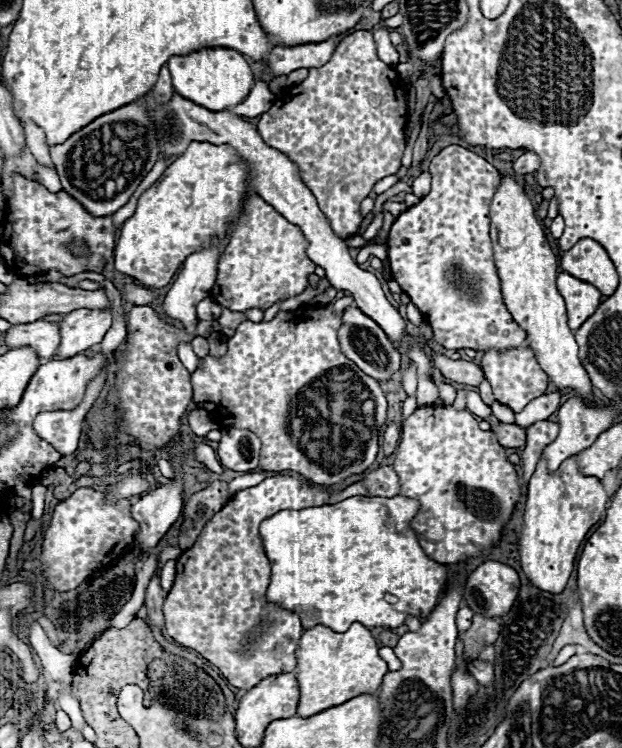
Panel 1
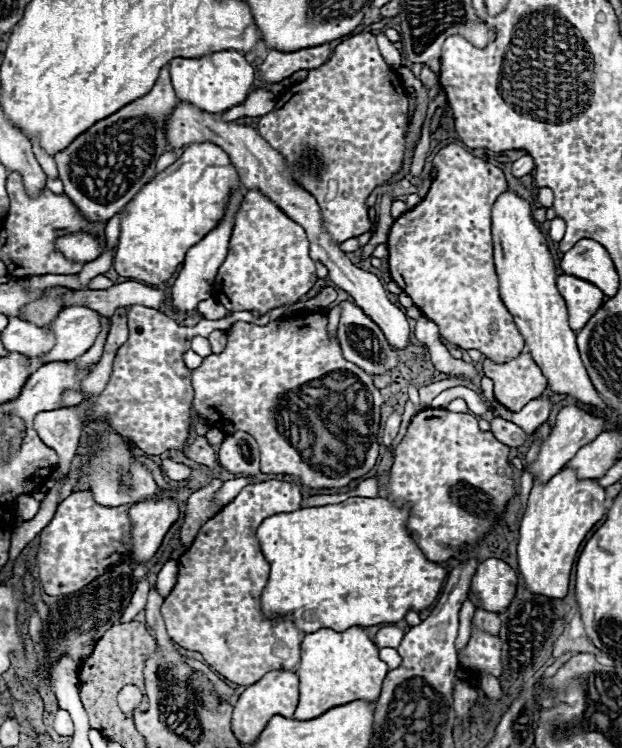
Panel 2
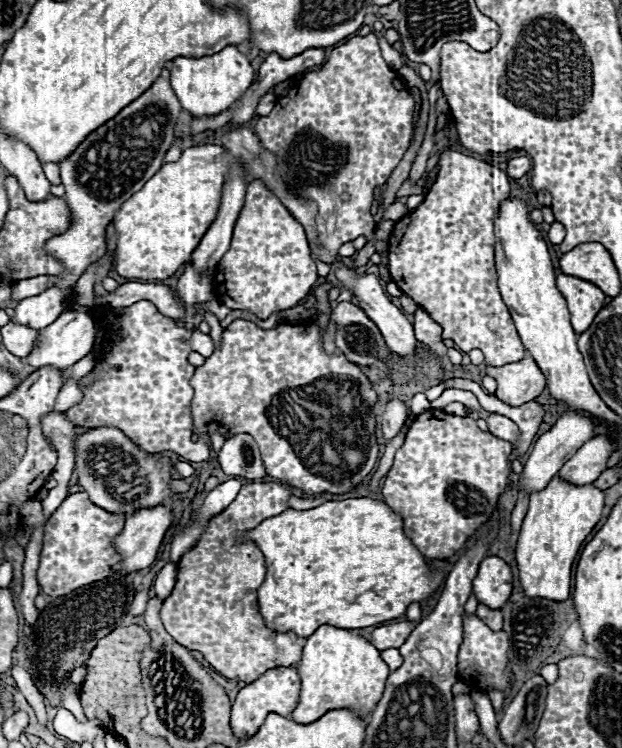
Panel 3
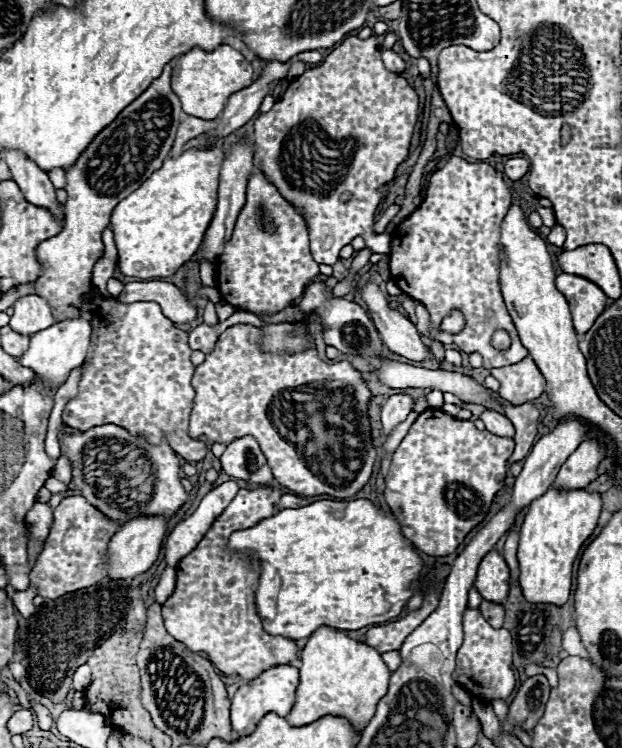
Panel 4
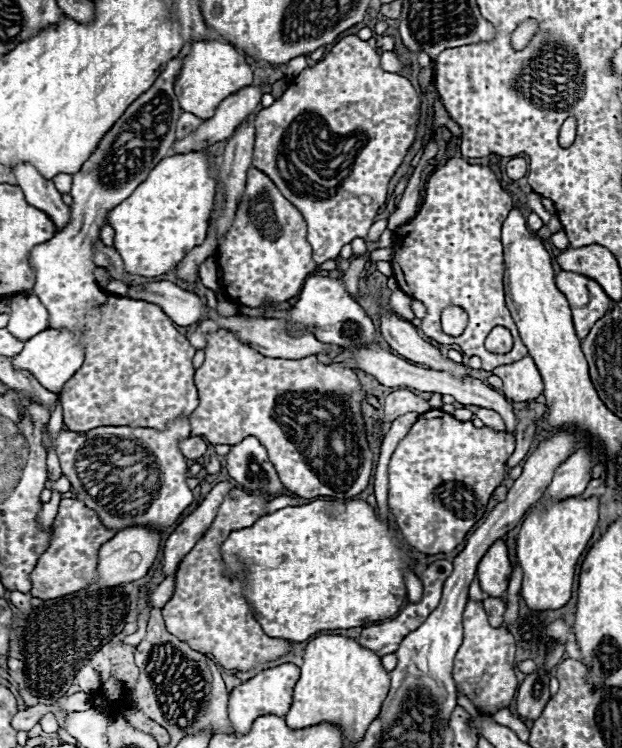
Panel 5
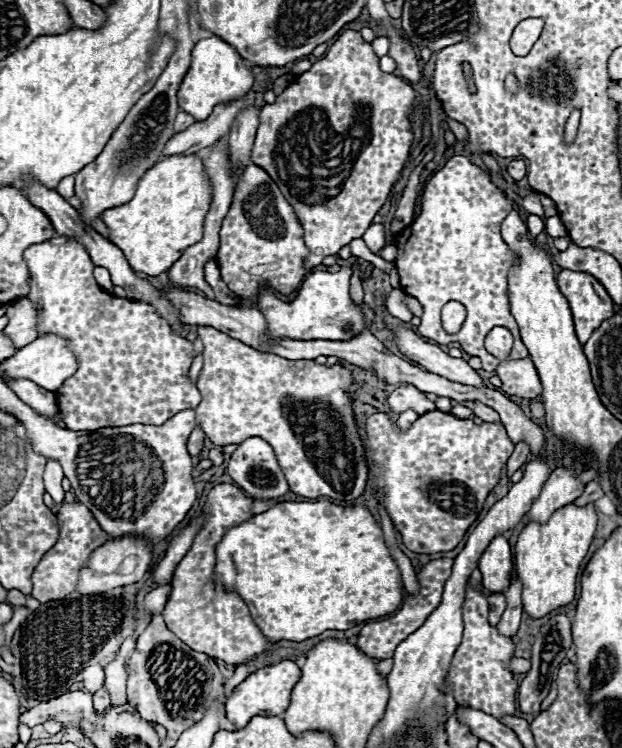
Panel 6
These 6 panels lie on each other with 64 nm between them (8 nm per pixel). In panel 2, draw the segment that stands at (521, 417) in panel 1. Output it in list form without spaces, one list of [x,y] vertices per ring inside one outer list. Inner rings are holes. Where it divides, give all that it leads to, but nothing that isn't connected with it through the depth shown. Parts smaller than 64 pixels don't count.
[[[530,400],[522,410],[512,412],[512,422],[518,424],[528,436],[532,436],[536,432],[538,426],[542,426],[548,420],[548,414],[552,410],[552,400]]]

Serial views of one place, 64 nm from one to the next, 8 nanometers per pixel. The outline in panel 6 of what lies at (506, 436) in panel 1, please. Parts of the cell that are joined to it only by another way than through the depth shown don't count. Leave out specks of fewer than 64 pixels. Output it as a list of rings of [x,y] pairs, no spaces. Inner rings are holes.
[[[474,402],[472,412],[474,412],[478,418],[482,418],[484,422],[494,422],[494,420],[498,420],[498,414],[496,414],[490,406],[486,406],[486,404],[482,404],[482,402]]]

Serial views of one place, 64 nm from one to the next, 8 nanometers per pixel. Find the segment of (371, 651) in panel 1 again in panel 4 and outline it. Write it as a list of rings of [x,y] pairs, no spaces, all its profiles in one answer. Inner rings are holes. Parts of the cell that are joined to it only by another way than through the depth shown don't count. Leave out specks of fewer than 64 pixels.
[[[318,628],[300,654],[300,684],[296,688],[296,704],[286,716],[290,726],[308,726],[322,716],[346,718],[356,732],[362,732],[372,720],[378,700],[388,692],[390,670],[382,656],[358,642],[348,638],[344,632],[334,628]]]

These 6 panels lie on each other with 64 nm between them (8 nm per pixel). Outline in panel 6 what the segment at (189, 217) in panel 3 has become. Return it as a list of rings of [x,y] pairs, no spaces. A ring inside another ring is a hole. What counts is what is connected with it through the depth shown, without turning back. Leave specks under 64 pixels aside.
[[[170,156],[152,166],[136,184],[136,194],[130,202],[102,212],[108,228],[108,238],[130,262],[132,270],[148,276],[158,276],[182,256],[190,244],[202,238],[202,220],[210,206],[210,184],[202,172],[198,156]]]

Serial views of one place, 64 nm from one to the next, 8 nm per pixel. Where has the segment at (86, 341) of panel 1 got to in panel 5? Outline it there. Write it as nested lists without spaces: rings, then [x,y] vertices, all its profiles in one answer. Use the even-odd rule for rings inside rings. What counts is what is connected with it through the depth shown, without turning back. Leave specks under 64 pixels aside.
[[[44,330],[38,336],[30,338],[24,344],[24,350],[16,354],[10,362],[14,370],[28,370],[46,390],[60,392],[66,380],[70,380],[74,372],[82,366],[84,356],[82,356],[82,348],[78,346],[78,334],[66,330]]]

